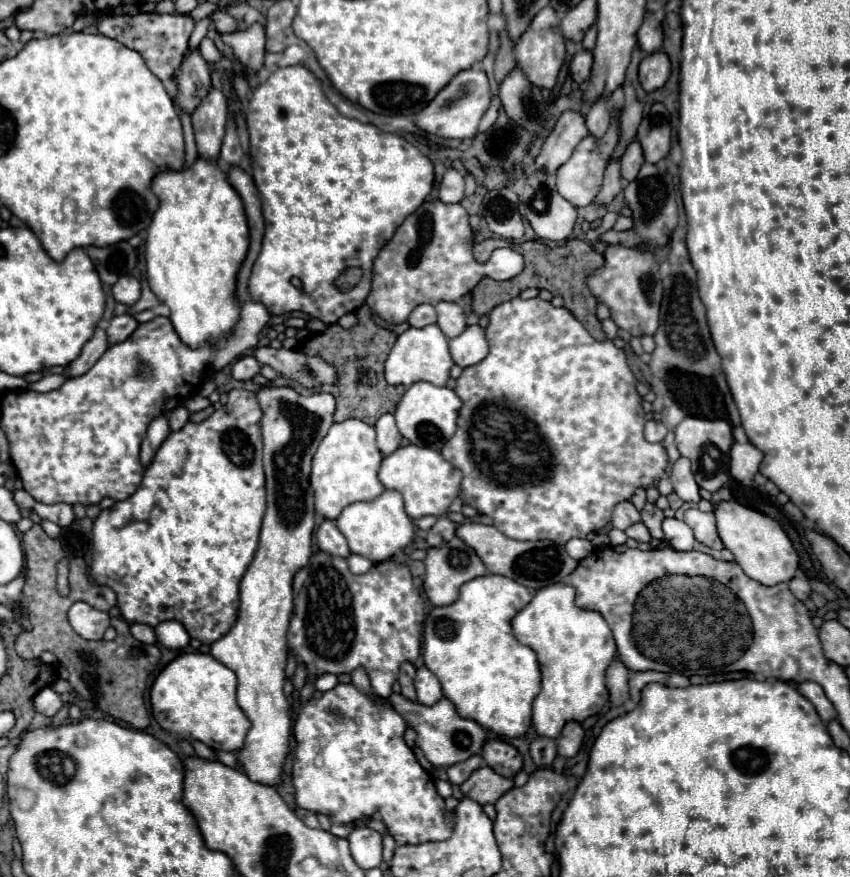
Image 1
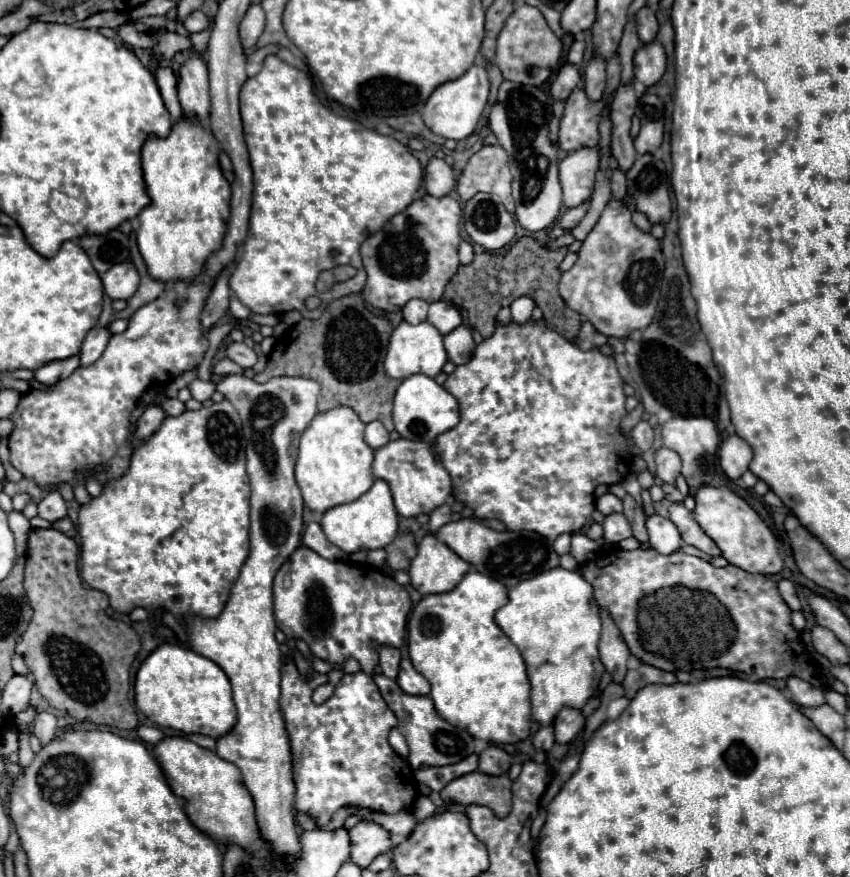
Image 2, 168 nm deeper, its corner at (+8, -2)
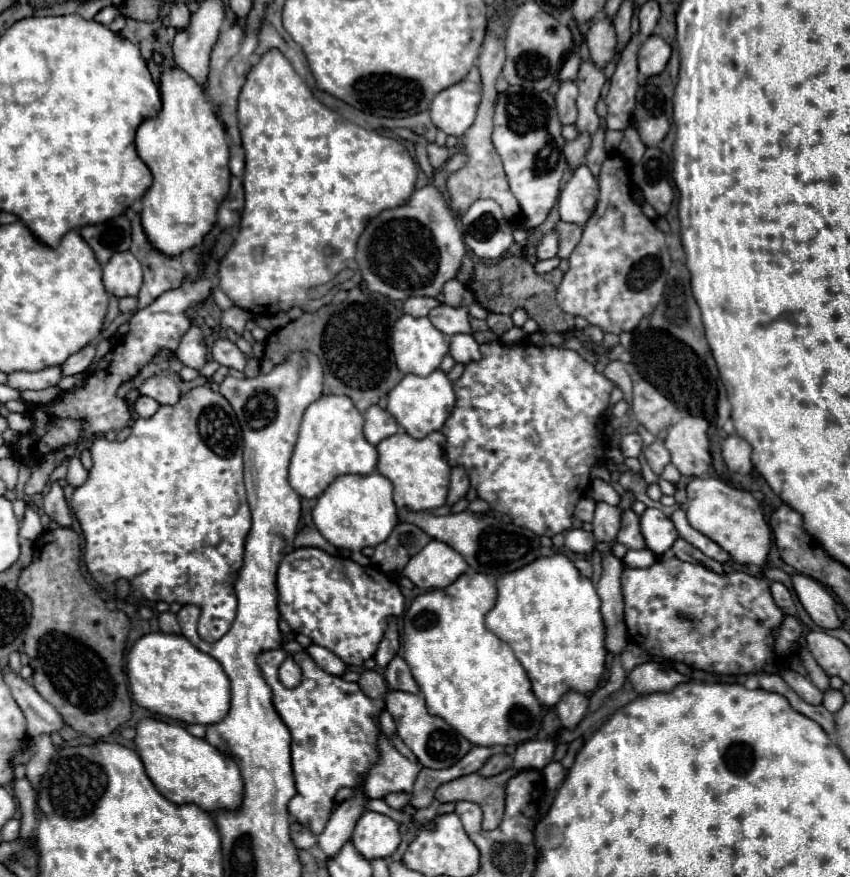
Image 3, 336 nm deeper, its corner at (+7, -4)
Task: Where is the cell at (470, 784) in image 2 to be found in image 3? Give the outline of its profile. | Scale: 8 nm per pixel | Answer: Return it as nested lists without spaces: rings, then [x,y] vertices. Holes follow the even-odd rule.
[[[507,769],[495,777],[481,777],[477,773],[453,779],[435,791],[439,803],[471,801],[483,809],[485,829],[497,829],[505,813],[505,785],[515,775],[515,769]]]

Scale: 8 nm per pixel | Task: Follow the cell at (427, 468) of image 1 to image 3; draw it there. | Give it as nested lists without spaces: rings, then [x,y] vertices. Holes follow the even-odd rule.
[[[397,433],[397,435],[383,439],[377,445],[377,451],[379,451],[377,471],[393,483],[393,487],[395,487],[393,501],[395,501],[397,509],[429,511],[429,509],[445,505],[451,467],[447,463],[447,455],[443,451],[441,433],[433,433],[421,441],[409,437],[407,433]]]

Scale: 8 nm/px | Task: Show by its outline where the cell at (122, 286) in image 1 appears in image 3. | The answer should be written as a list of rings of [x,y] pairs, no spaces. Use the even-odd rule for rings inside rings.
[[[115,253],[103,267],[103,283],[109,295],[135,297],[141,289],[143,271],[139,261],[129,253]]]

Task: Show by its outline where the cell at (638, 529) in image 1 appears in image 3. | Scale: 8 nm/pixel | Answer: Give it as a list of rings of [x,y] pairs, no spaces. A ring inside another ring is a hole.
[[[597,503],[593,519],[593,535],[597,543],[613,543],[617,539],[617,529],[621,529],[621,509],[607,503]]]

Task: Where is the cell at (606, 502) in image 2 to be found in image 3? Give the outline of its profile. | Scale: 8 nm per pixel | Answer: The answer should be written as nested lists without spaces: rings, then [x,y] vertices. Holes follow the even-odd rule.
[[[593,479],[591,483],[591,489],[589,489],[589,495],[595,499],[595,501],[605,501],[607,505],[619,505],[621,497],[619,493],[605,481],[601,479]]]

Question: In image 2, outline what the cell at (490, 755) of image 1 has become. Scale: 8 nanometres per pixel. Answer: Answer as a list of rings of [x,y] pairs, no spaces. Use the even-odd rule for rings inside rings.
[[[490,745],[480,753],[478,771],[486,773],[486,775],[504,775],[504,773],[508,773],[510,765],[512,765],[510,755],[504,749]]]

